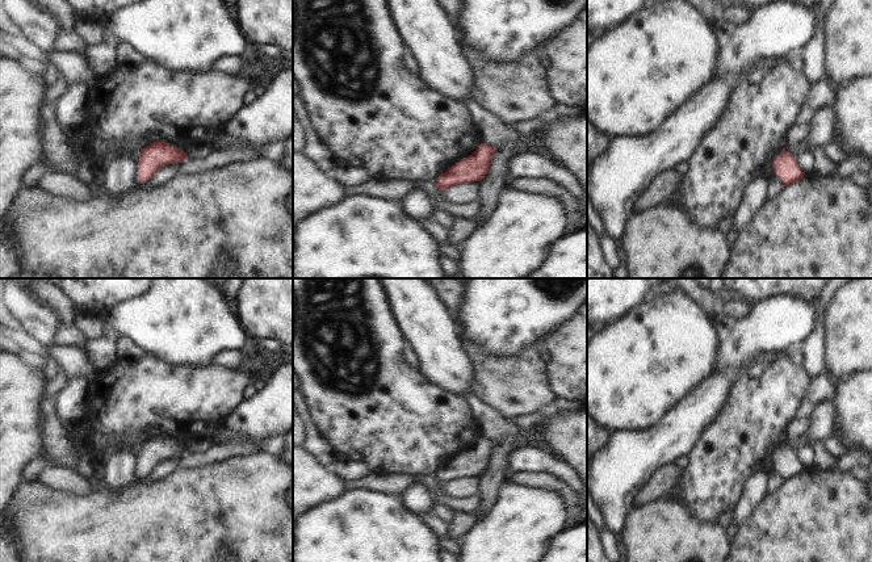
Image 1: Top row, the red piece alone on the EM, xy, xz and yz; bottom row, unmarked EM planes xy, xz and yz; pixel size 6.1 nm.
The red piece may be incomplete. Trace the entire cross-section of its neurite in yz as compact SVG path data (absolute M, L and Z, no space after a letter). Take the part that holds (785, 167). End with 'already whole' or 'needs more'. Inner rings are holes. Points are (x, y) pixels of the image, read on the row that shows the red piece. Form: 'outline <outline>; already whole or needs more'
outline M785 148L775 159L772 169L785 186L800 181L805 175L797 164L797 156L788 154Z; already whole

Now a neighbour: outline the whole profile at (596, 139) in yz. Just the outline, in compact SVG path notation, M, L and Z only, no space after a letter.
M587 118L587 163L607 147L609 135Z

